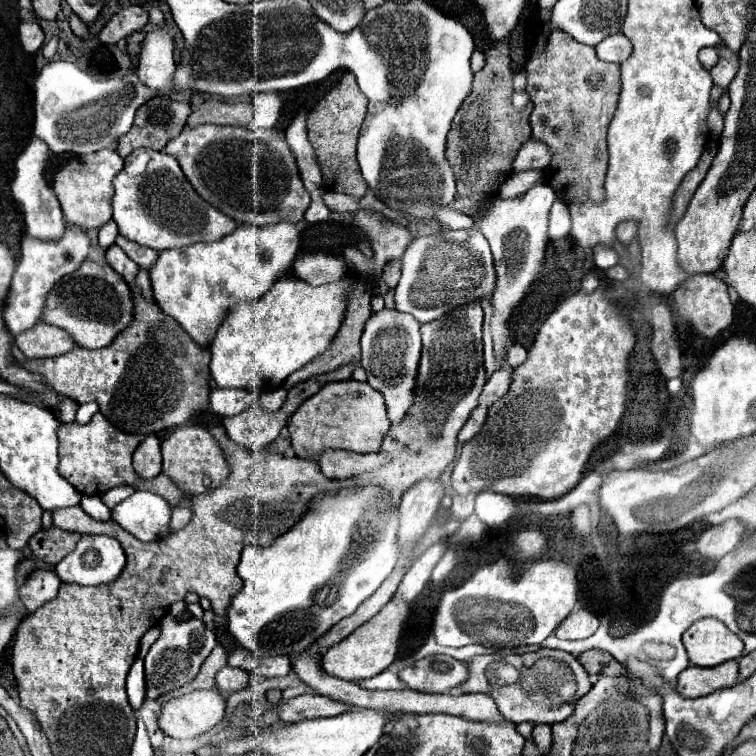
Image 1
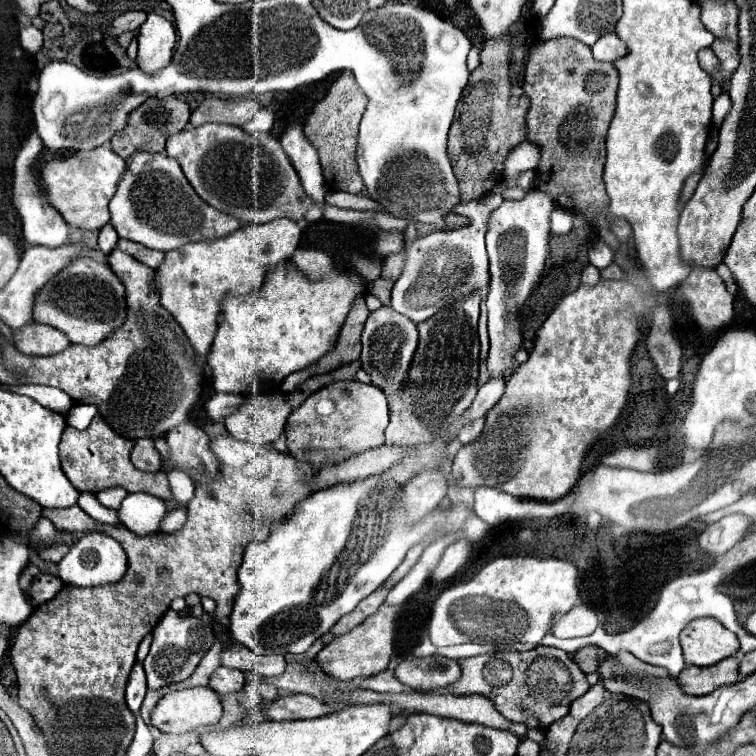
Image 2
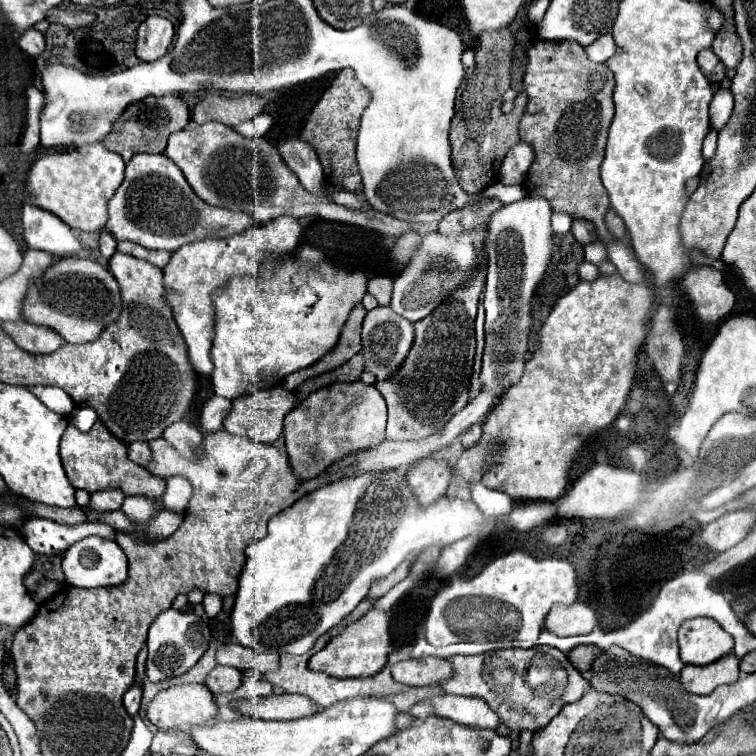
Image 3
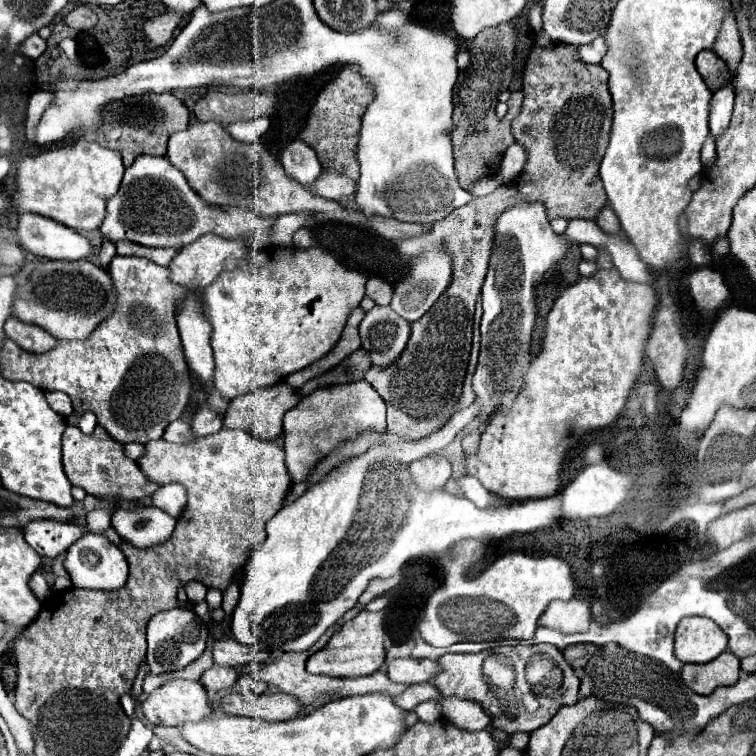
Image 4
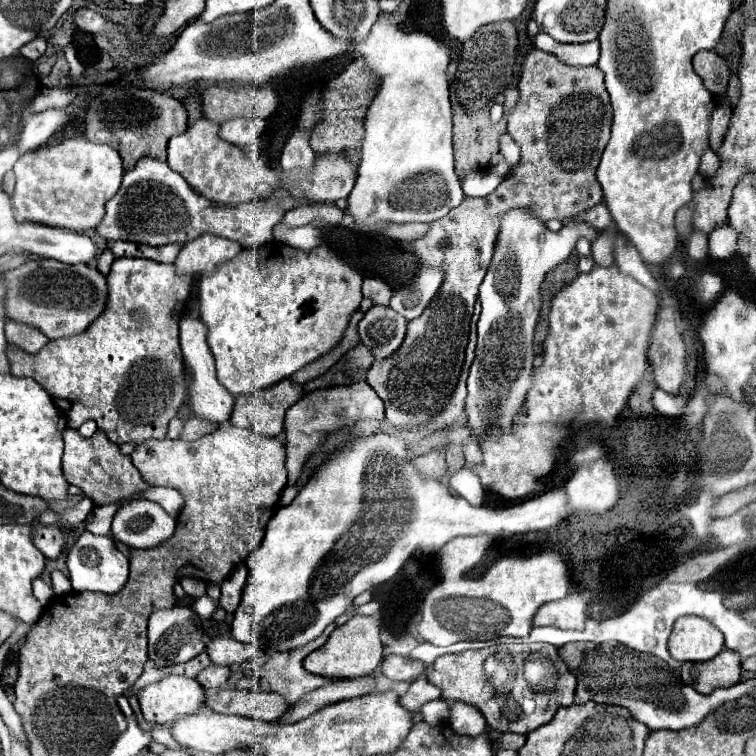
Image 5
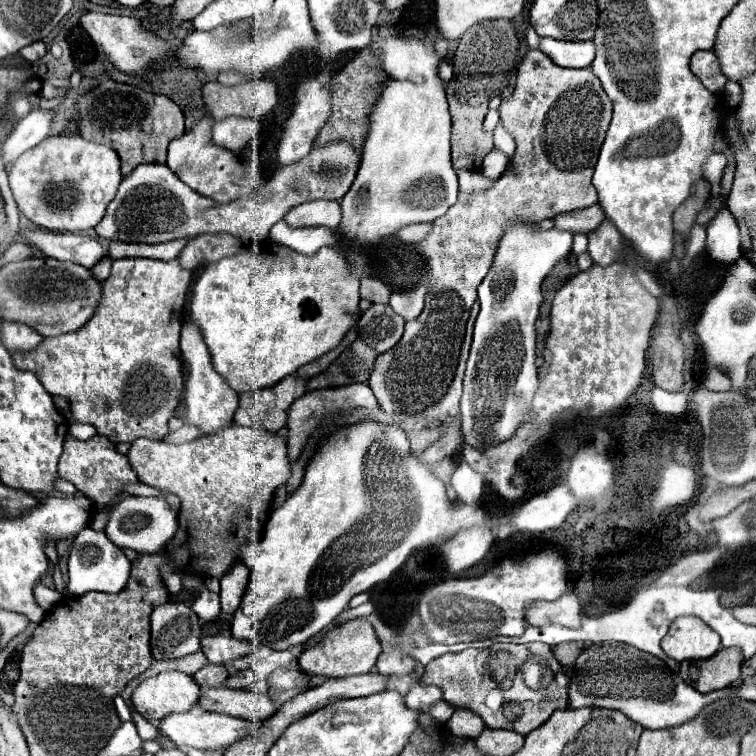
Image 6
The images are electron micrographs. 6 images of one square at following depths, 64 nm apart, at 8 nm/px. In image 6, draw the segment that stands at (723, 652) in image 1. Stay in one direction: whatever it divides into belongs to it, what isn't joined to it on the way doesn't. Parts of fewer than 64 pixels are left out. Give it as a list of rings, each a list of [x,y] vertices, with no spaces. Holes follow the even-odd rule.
[[[680,616],[672,622],[668,634],[662,638],[662,650],[676,662],[710,658],[720,650],[720,636],[708,628],[700,618]]]

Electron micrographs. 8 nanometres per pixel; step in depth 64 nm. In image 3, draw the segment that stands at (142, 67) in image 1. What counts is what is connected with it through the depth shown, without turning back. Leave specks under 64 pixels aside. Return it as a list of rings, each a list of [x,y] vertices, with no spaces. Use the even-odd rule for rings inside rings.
[[[162,16],[146,18],[138,28],[138,42],[136,42],[136,56],[142,62],[158,60],[164,56],[174,38],[174,24]]]

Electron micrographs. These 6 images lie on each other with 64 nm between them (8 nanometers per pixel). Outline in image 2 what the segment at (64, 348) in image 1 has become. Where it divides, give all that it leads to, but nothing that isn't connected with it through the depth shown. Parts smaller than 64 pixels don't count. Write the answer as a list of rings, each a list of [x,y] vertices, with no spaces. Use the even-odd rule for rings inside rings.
[[[30,322],[18,330],[12,330],[12,338],[16,348],[30,356],[58,354],[66,346],[70,346],[70,340],[60,330],[46,324],[36,324],[36,322]]]

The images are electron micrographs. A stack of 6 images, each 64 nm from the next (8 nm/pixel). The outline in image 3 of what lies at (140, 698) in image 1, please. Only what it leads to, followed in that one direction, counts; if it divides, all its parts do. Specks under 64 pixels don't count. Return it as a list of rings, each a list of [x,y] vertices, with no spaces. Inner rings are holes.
[[[134,684],[134,686],[124,694],[124,706],[126,706],[126,710],[128,710],[130,716],[136,716],[136,714],[138,714],[140,698],[142,698],[142,690],[140,690],[138,684]]]

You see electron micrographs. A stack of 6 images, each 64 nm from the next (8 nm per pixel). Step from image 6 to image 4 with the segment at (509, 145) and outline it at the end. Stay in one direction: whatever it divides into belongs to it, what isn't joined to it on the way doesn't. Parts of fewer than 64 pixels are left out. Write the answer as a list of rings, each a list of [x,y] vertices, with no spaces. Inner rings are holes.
[[[510,144],[502,156],[502,164],[500,164],[500,174],[504,176],[504,182],[512,182],[516,180],[516,176],[522,172],[524,168],[524,160],[526,160],[526,154],[524,154],[524,148],[520,144]]]

